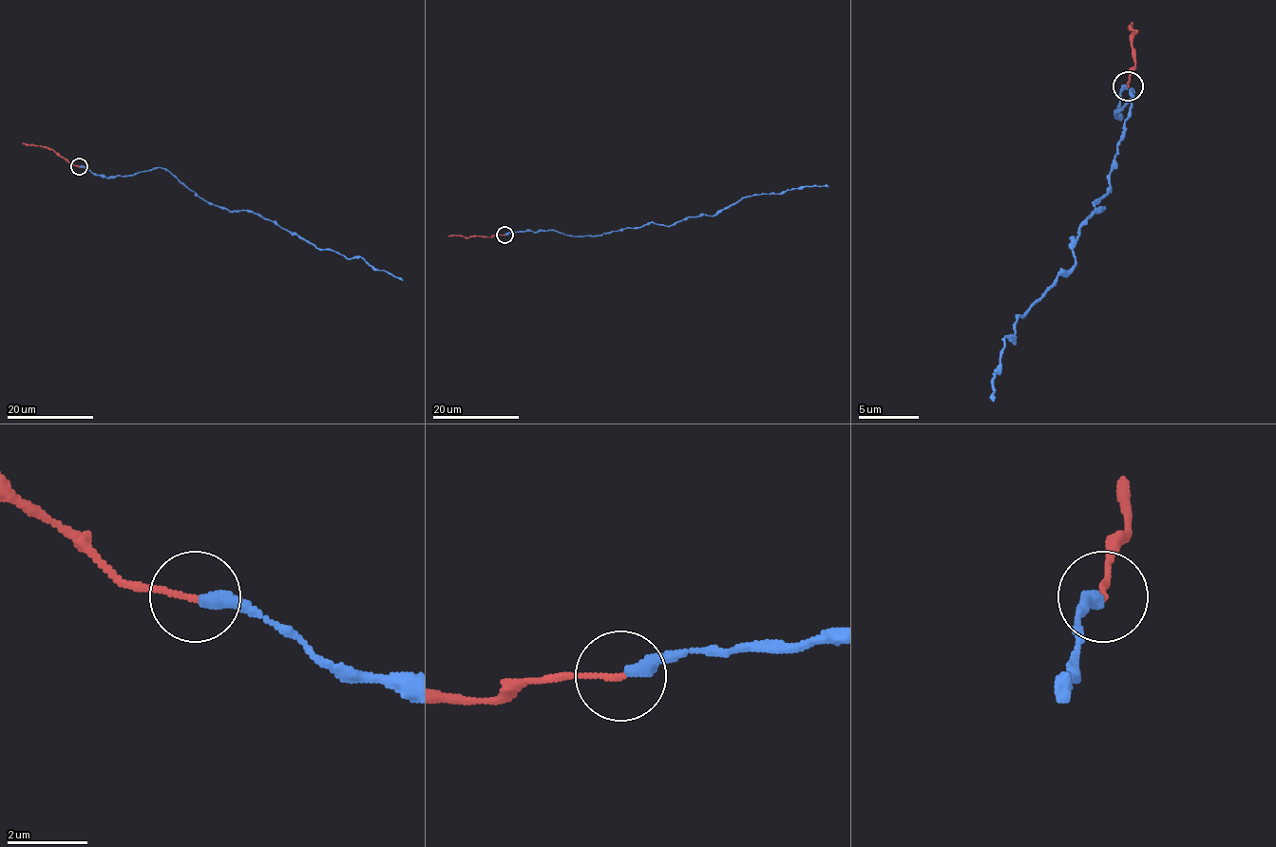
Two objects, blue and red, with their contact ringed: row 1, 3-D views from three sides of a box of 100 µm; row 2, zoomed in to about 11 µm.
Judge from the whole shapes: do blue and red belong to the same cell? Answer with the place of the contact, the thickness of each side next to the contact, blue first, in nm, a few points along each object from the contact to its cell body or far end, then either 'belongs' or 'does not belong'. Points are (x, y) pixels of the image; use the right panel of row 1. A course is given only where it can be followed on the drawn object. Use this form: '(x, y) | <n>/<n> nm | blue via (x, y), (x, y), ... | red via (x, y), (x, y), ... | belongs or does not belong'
(1128, 85) | 360/130 nm | blue via (1127, 85), (1099, 212), (1078, 229), (1076, 262), (1006, 337), (995, 401) | red via (1127, 85), (1135, 67), (1133, 40), (1135, 31), (1130, 28), (1133, 22) | belongs

